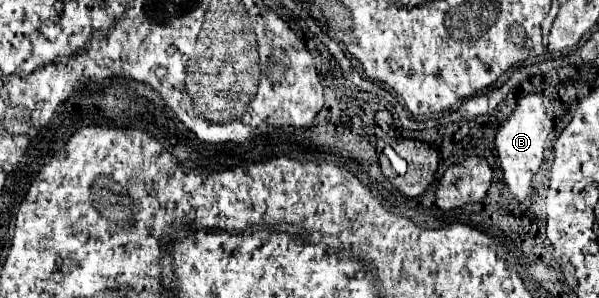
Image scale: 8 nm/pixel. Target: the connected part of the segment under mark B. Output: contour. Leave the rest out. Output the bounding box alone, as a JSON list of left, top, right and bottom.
[495,93,557,203]

